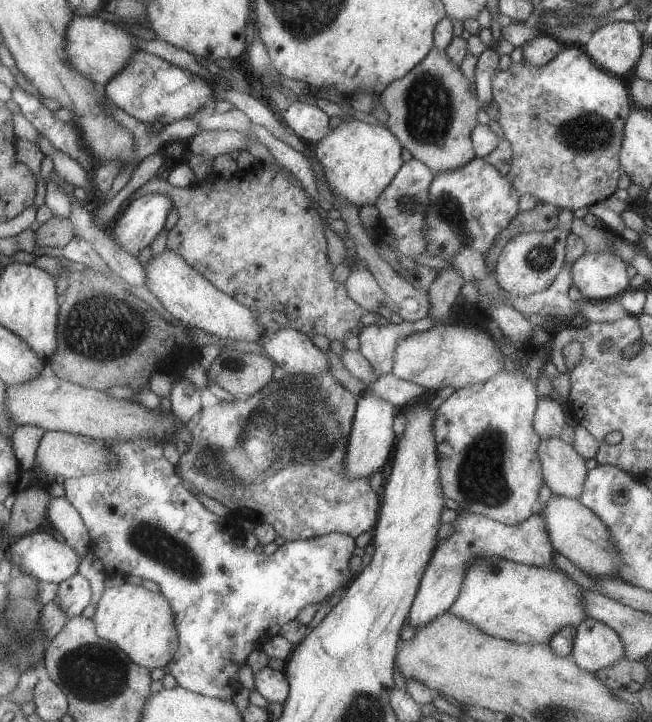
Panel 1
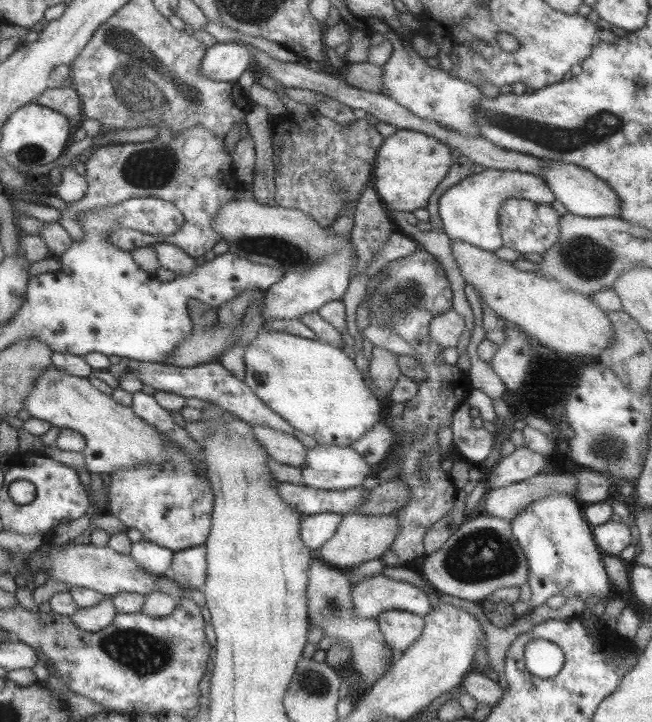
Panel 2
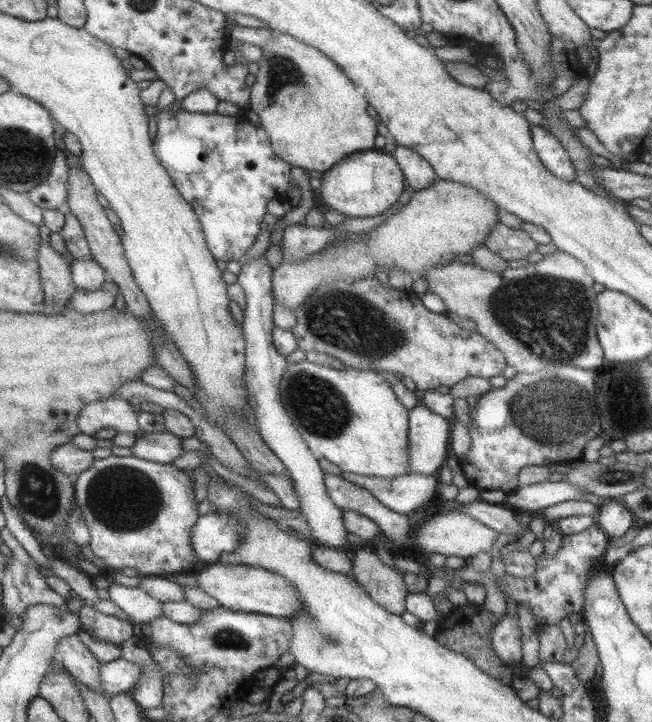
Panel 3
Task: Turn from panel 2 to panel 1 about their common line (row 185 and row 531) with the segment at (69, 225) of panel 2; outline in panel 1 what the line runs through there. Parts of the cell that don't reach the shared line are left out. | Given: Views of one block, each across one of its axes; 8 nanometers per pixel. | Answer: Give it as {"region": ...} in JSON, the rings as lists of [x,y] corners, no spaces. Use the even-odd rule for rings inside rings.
{"region":[[[112,439],[103,441],[114,459],[113,469],[107,469],[99,473],[88,473],[81,477],[68,477],[60,480],[65,490],[65,499],[77,510],[83,525],[90,539],[90,552],[95,555],[103,565],[103,572],[110,579],[127,578],[137,576],[142,580],[150,580],[159,587],[159,593],[167,600],[172,611],[173,625],[177,634],[177,649],[171,660],[166,665],[171,675],[179,687],[205,697],[214,697],[217,699],[231,699],[239,692],[240,684],[238,682],[237,668],[246,664],[248,655],[253,650],[259,651],[261,644],[277,635],[283,624],[292,621],[297,613],[306,605],[319,603],[327,598],[328,594],[336,591],[340,587],[345,587],[355,576],[350,571],[349,558],[358,552],[354,544],[354,539],[342,533],[330,533],[311,539],[298,539],[295,541],[285,541],[279,546],[273,554],[266,556],[259,549],[245,550],[243,548],[243,534],[230,518],[217,517],[215,514],[206,510],[195,494],[189,492],[182,483],[177,468],[169,464],[163,456],[162,446],[152,439]]]}

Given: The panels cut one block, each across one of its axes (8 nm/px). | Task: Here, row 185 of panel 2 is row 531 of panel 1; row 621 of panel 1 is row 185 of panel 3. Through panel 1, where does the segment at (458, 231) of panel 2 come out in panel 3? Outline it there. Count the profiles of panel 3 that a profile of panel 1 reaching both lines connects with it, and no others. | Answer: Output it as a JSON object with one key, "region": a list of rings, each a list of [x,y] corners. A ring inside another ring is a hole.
{"region":[[[395,142],[391,155],[397,161],[404,180],[411,189],[419,191],[428,188],[438,180],[433,167],[410,148]]]}

